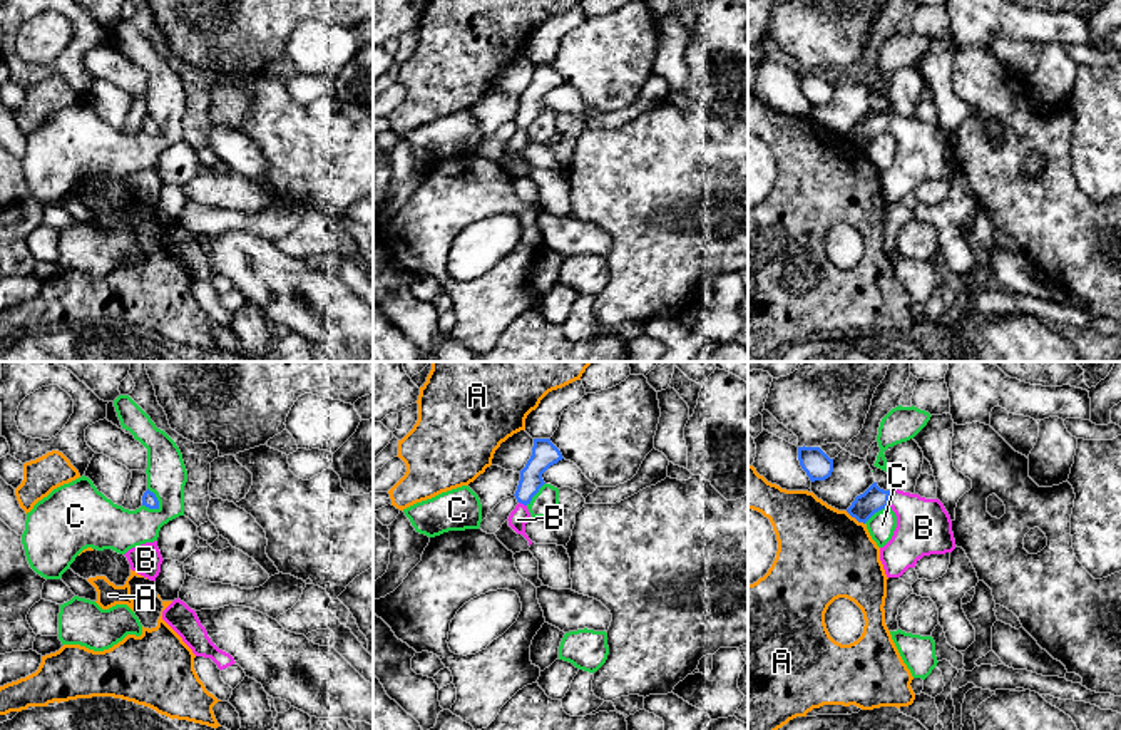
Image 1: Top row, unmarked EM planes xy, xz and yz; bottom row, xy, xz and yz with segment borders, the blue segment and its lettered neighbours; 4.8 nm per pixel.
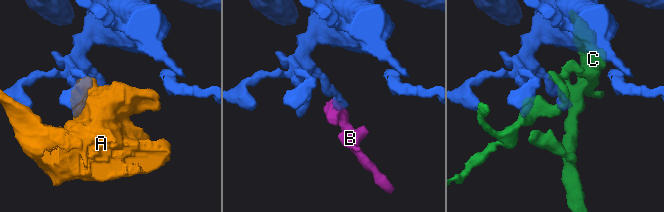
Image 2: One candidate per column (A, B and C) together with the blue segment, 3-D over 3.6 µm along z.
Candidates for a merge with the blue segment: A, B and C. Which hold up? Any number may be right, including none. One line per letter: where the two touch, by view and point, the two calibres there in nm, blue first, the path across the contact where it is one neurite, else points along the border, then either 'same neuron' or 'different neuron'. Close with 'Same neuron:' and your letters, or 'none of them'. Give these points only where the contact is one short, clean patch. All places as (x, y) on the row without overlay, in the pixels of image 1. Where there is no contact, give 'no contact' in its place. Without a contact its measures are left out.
A: contact yz (855, 143); calibres 120 and 440 nm; different neuron
B: contact yz (889, 121); calibres 120 and 260 nm; way yz (874, 124), (889, 121), (924, 153); same neuron
C: contact xy (156, 124); calibres 70 and 220 nm; different neuron
Same neuron: B

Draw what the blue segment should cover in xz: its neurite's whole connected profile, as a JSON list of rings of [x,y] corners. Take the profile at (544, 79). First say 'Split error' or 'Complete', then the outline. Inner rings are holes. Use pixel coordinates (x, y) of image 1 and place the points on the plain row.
Split error. [[[534,64],[532,80],[520,95],[520,105],[514,119],[519,129],[510,137],[507,146],[517,159],[522,159],[529,166],[529,171],[532,166],[525,159],[525,149],[530,142],[527,131],[545,109],[542,99],[562,84],[560,75],[550,67],[550,64]]]

